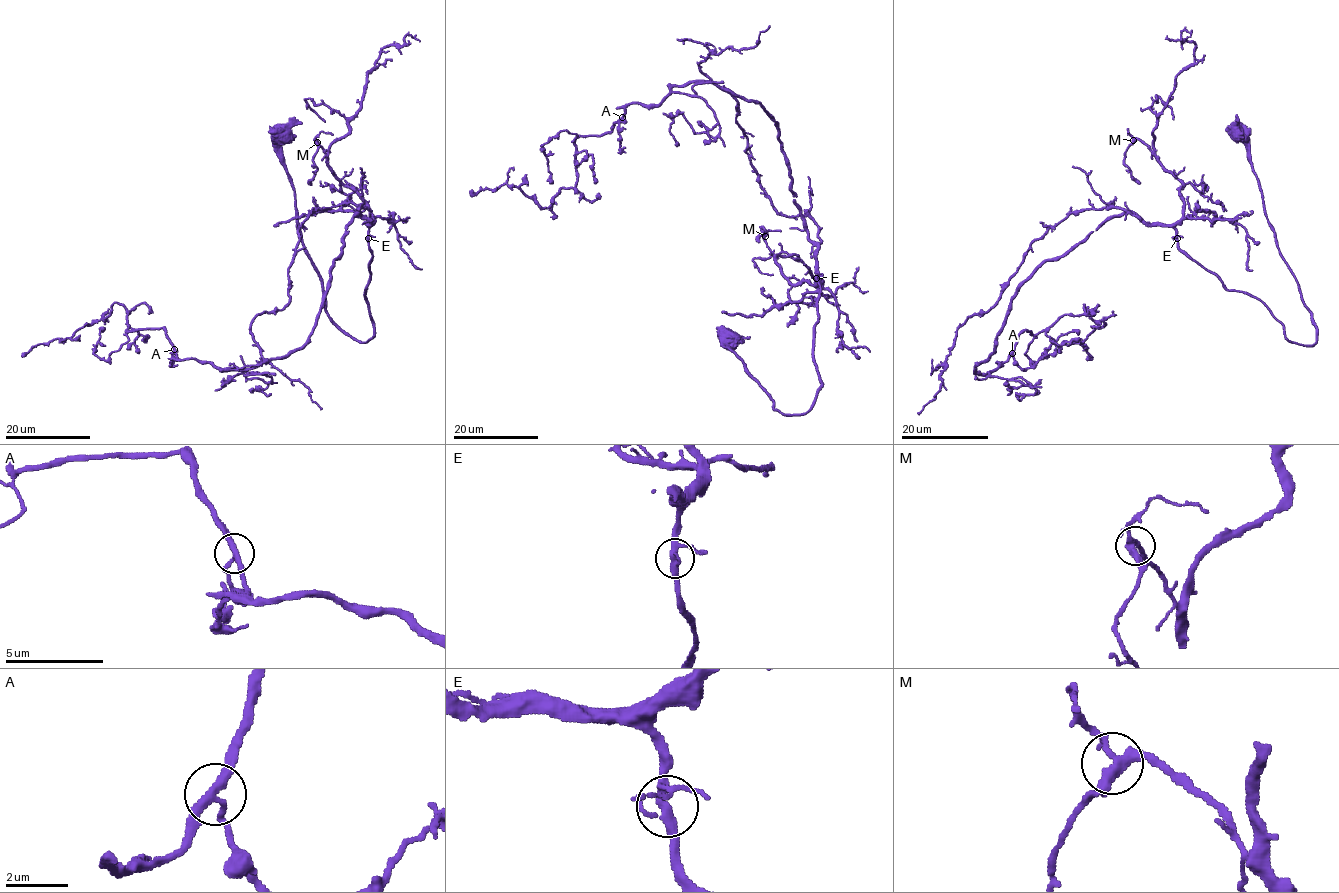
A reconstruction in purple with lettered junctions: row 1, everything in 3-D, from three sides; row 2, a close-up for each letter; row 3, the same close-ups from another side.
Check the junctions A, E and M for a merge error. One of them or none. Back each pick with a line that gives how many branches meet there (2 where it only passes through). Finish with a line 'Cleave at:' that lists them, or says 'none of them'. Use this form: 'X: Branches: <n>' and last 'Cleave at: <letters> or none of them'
Cleave at: none of them

